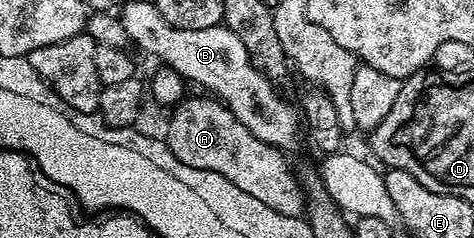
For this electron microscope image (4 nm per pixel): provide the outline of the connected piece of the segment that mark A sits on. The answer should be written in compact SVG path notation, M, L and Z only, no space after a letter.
M209 94L190 95L172 109L169 121L165 124L163 139L165 145L183 162L199 170L211 170L223 174L227 182L235 182L243 194L259 198L271 210L288 216L301 216L307 208L307 197L303 191L302 181L289 172L290 157L281 149L255 138L235 114L226 108L222 101Z

